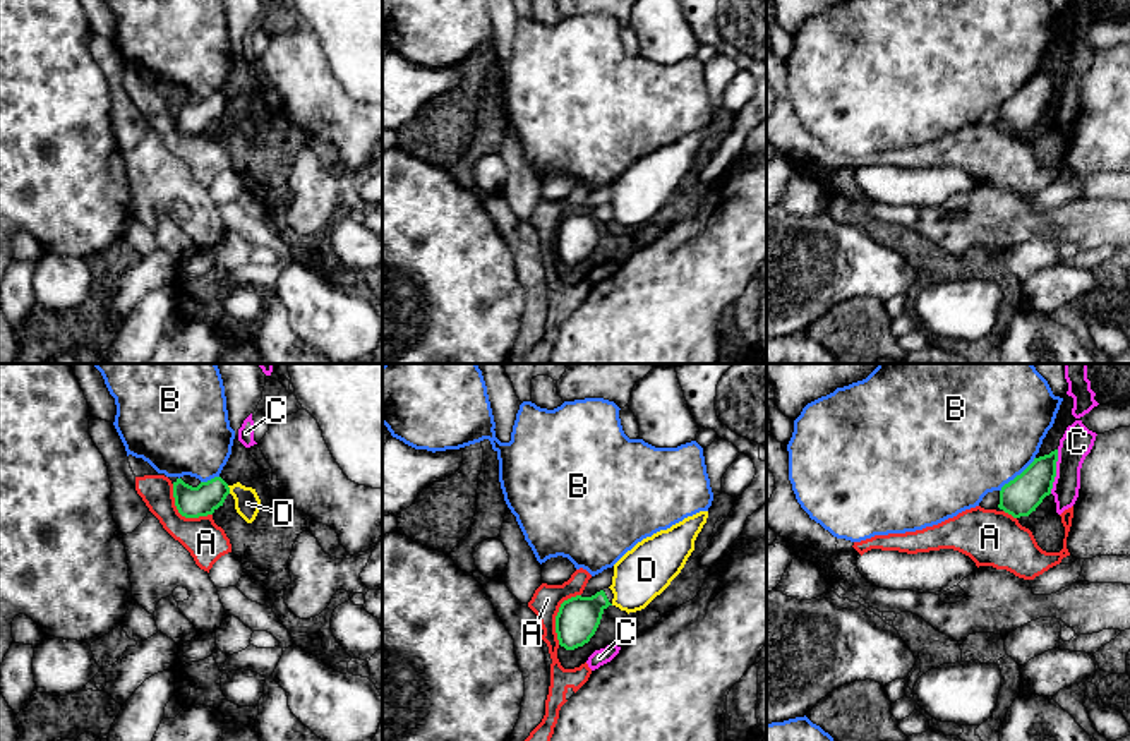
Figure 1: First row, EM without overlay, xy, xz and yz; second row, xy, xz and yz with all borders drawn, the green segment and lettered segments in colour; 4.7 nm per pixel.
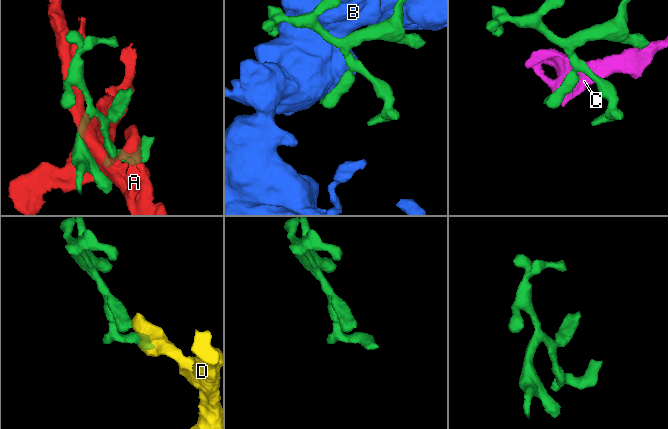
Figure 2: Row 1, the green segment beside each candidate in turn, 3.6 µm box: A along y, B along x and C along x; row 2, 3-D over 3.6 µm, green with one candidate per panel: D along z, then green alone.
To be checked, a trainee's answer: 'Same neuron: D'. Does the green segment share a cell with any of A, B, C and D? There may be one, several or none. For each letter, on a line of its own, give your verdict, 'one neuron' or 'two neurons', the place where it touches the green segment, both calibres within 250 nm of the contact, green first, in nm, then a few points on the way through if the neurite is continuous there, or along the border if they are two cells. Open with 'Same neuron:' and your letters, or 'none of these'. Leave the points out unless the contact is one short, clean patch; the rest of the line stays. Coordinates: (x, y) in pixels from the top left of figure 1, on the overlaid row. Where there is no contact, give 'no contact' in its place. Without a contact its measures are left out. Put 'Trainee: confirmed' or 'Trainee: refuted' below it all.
Same neuron: none of these
A: two neurons | xy (182, 515) | 140/190 nm
B: two neurons | yz (1017, 475) | 180/500 nm
C: two neurons | yz (1055, 472) | 180/150 nm
D: two neurons | xy (228, 489) | 140/120 nm | along xy (227, 486), (230, 493)
Trainee: refuted

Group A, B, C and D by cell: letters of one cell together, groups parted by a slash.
A / B / C / D

